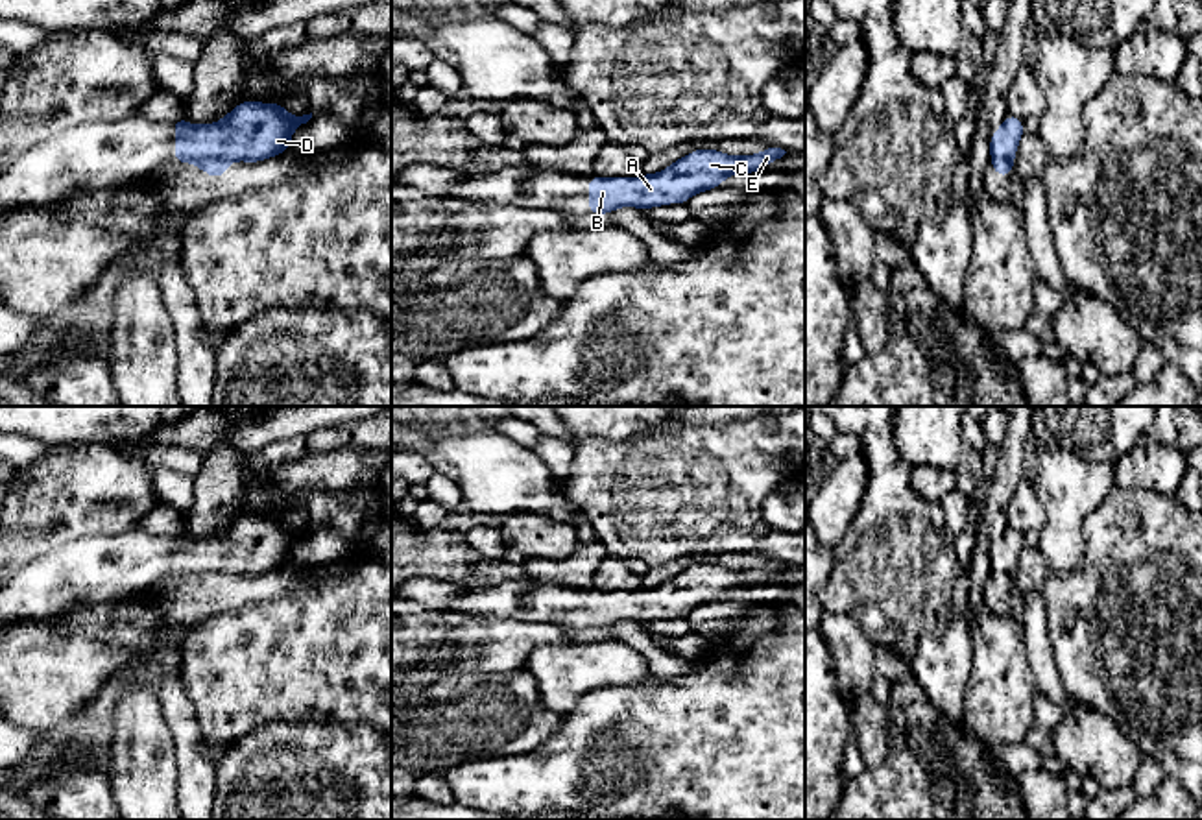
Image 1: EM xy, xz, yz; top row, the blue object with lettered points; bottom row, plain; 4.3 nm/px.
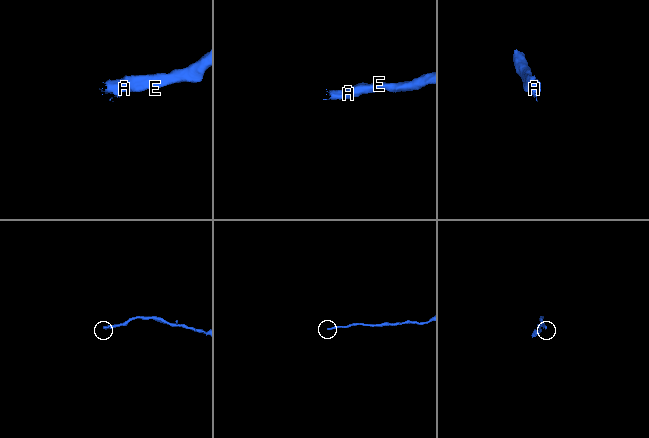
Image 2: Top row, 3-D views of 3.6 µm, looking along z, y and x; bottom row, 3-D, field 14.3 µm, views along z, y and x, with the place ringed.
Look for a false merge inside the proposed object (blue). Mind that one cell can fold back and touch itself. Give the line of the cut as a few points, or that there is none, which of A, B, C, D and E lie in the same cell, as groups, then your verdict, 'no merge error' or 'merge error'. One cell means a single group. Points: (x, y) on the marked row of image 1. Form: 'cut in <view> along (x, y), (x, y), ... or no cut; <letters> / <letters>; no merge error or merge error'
no cut; A B C D E; no merge error

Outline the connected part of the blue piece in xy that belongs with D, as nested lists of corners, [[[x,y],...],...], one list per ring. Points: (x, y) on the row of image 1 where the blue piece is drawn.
[[[240,102],[218,124],[190,126],[179,118],[175,127],[175,155],[172,161],[194,163],[209,175],[223,177],[233,161],[257,163],[284,153],[292,133],[307,124],[310,115],[292,116],[282,103]]]

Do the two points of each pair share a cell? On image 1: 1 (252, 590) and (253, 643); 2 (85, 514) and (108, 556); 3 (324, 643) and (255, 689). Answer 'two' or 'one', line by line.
1: two
2: two
3: one

